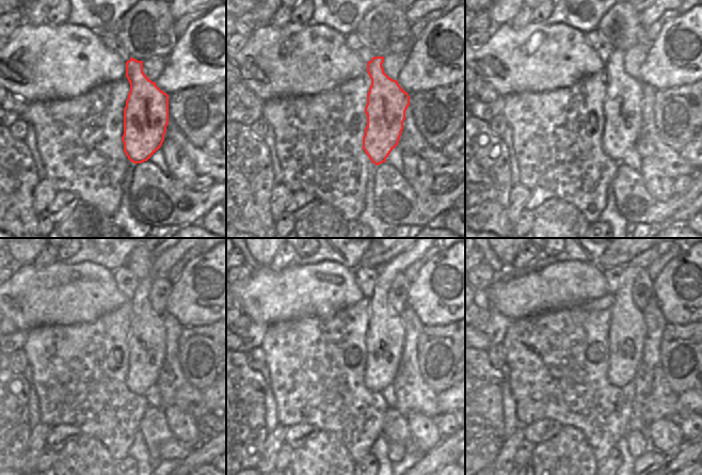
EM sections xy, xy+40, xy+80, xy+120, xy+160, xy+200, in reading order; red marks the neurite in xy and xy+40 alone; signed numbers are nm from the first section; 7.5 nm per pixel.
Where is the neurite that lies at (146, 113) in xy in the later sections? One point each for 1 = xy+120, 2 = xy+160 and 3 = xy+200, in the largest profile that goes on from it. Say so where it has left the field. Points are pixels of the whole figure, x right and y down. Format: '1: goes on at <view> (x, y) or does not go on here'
1: goes on at xy+120 (146, 337)
2: goes on at xy+160 (385, 335)
3: goes on at xy+200 (626, 330)

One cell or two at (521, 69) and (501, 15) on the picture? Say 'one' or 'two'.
two

